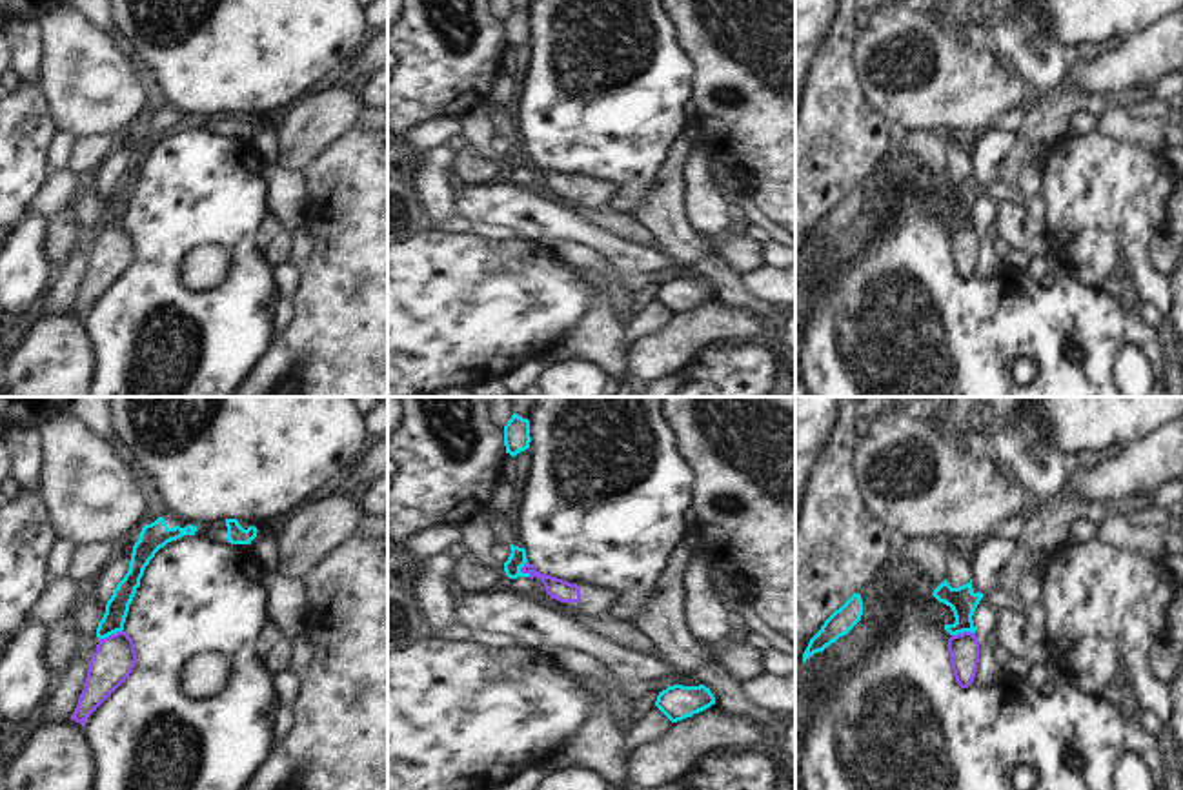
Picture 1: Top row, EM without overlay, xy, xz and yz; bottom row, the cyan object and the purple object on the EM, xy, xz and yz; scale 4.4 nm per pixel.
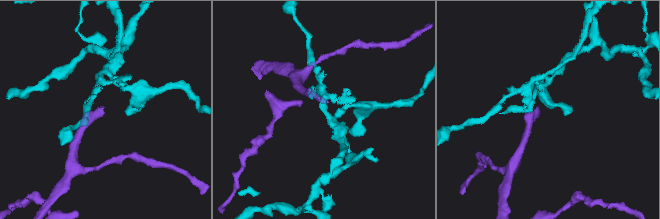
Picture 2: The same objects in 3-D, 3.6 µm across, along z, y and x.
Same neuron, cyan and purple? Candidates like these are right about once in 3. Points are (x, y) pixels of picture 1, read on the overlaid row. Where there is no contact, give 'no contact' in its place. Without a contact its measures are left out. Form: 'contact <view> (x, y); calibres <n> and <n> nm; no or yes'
contact xy (110, 634); calibres 100 and 180 nm; no

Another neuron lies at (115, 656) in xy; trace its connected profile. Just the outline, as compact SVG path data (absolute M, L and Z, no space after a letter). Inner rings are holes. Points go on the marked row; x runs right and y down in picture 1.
M116 632L106 639L98 639L71 721L84 726L86 719L129 677L135 663L135 644L126 632Z

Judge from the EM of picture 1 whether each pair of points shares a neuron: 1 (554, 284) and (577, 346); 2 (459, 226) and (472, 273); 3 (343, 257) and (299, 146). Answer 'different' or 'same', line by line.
1: different
2: different
3: different

